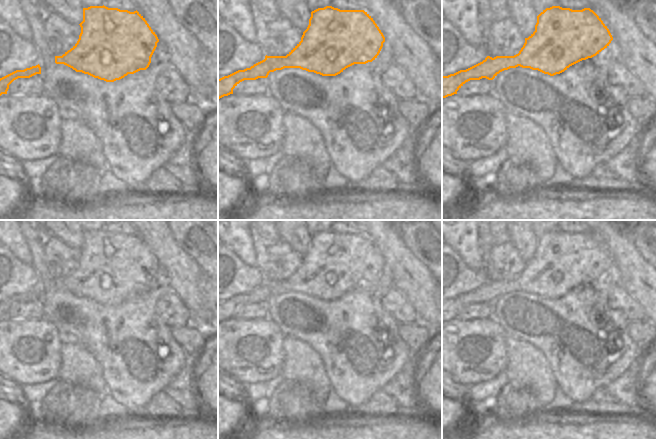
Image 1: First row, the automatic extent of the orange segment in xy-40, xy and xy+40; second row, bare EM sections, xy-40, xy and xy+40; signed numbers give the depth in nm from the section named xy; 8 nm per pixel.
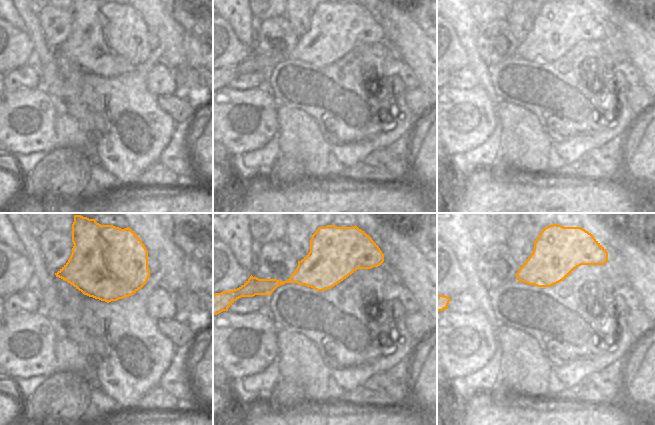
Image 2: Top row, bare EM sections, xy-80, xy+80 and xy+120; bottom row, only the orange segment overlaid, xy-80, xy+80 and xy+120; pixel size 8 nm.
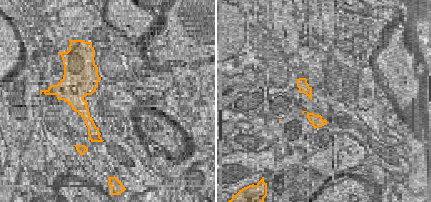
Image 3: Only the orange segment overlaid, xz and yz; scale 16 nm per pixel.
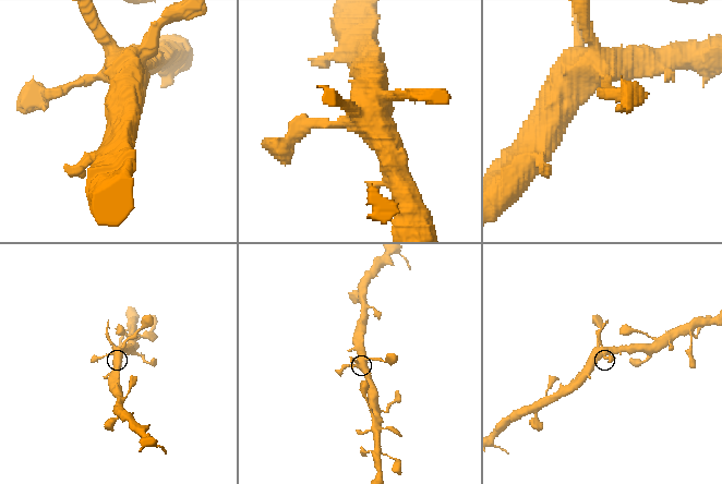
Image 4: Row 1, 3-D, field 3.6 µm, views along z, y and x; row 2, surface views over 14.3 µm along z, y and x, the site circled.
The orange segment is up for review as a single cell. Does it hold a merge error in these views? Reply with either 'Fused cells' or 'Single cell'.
Single cell.

